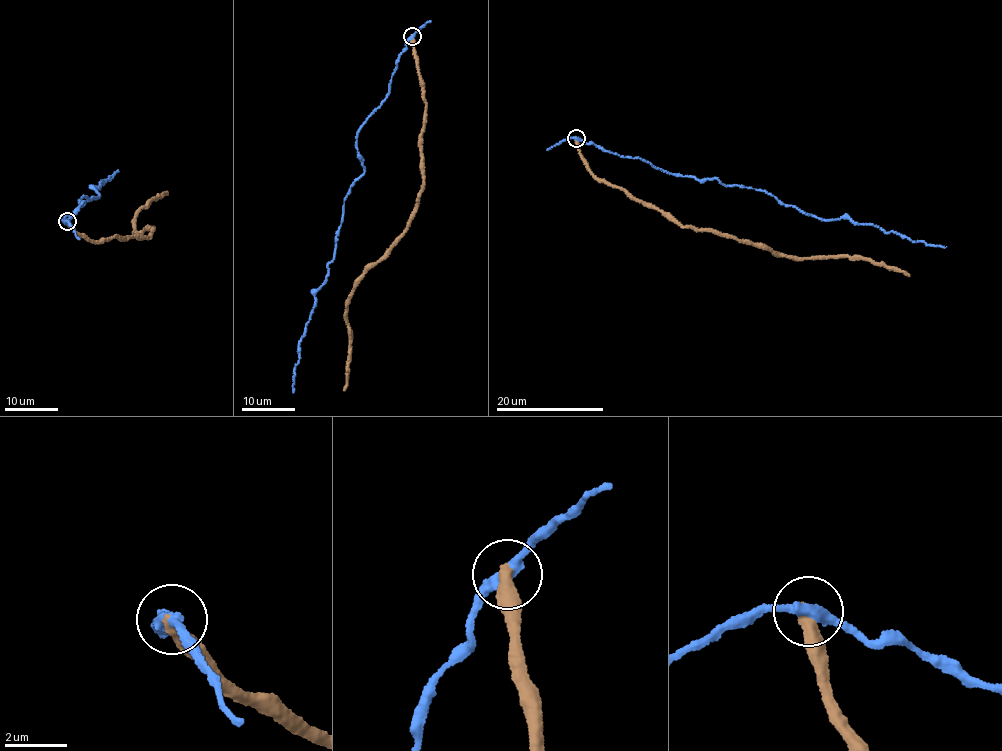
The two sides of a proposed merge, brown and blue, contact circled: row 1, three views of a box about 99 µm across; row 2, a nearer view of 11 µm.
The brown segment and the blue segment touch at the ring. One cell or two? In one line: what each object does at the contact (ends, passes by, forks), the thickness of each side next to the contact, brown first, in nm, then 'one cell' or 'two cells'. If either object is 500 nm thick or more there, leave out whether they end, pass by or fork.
brown ends | blue passes by | 420/320 nm | two cells

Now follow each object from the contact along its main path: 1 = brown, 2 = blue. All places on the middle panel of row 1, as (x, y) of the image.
1: (412, 36), (425, 111), (423, 183), (408, 229), (353, 291), (347, 313), (350, 352), (348, 384), (343, 390)
2: (412, 36), (387, 97), (358, 133), (364, 172), (344, 201), (335, 256), (300, 342), (293, 393)

